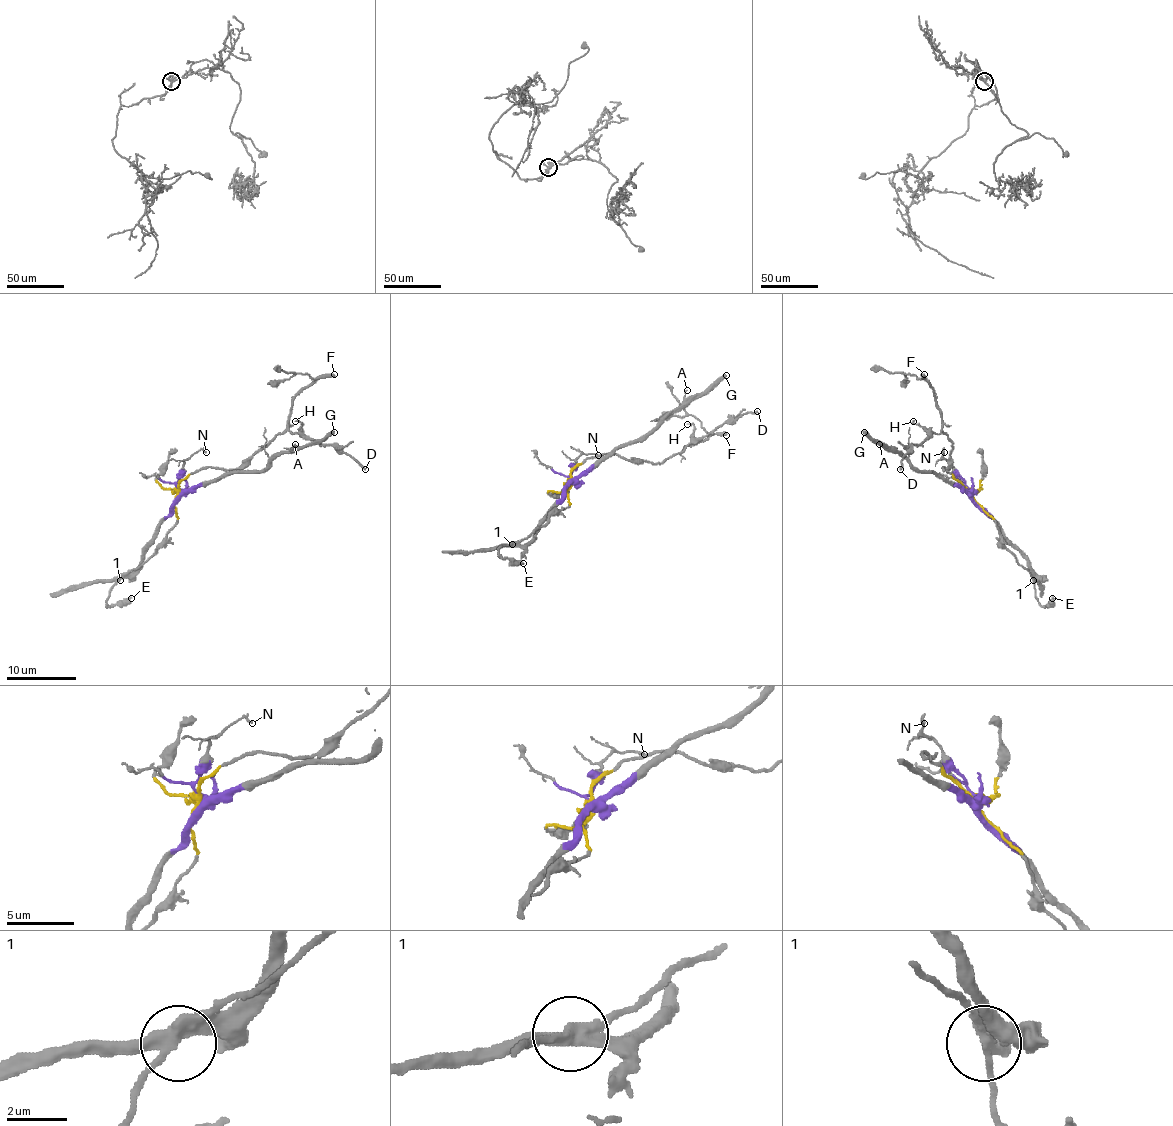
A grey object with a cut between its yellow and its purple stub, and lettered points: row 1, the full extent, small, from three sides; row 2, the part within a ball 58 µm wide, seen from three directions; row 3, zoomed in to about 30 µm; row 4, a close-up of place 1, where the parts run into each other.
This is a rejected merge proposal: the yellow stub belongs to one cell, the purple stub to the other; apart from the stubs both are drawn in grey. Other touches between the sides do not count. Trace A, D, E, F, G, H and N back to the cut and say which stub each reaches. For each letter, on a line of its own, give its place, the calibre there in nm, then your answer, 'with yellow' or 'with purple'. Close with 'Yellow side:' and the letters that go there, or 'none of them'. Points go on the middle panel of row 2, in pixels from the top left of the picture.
A: (687, 390) | 100 nm | with purple
D: (757, 411) | 240 nm | with yellow
E: (523, 563) | 400 nm | with yellow
F: (726, 435) | 440 nm | with yellow
G: (726, 375) | 400 nm | with purple
H: (687, 424) | 160 nm | with yellow
N: (598, 455) | 140 nm | with purple
Yellow side: D, E, F, H

